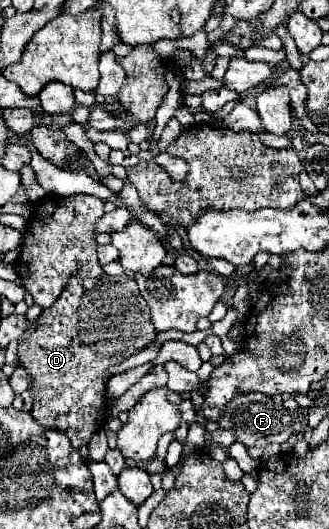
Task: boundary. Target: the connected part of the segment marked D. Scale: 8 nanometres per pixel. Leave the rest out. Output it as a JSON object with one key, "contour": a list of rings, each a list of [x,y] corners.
{"contour":[[[107,274],[97,276],[97,278],[71,278],[69,286],[61,292],[61,296],[55,300],[55,304],[53,304],[51,308],[45,308],[43,314],[39,316],[39,320],[37,320],[37,330],[31,332],[31,334],[27,334],[25,338],[21,338],[21,344],[19,344],[21,366],[33,376],[33,388],[31,388],[31,394],[33,394],[33,398],[35,398],[35,402],[33,402],[33,410],[31,410],[33,418],[35,418],[41,426],[45,426],[45,428],[61,430],[63,434],[67,434],[67,438],[71,440],[73,448],[81,448],[83,444],[87,444],[87,442],[91,440],[91,436],[93,436],[97,430],[101,430],[101,428],[105,426],[105,422],[107,422],[105,388],[107,388],[107,380],[109,380],[109,378],[107,378],[105,370],[107,370],[109,366],[121,364],[121,362],[127,360],[129,356],[137,354],[139,348],[145,348],[151,340],[155,340],[155,336],[157,336],[157,330],[153,328],[153,324],[151,324],[151,320],[149,320],[149,308],[147,308],[147,302],[145,302],[143,296],[139,294],[139,290],[137,290],[137,282],[135,282],[133,278],[127,278],[127,276],[107,276]]]}

